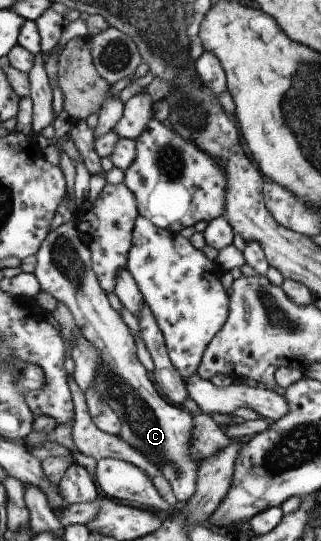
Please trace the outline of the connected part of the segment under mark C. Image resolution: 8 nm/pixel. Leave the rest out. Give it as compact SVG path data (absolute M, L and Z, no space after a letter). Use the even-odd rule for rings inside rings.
M73 221L50 230L37 251L37 266L33 274L43 292L51 294L69 308L82 335L99 350L101 368L90 385L97 388L103 400L119 417L119 436L159 468L159 473L167 478L166 485L172 488L181 505L195 494L197 484L197 460L193 460L189 452L194 414L173 403L169 404L147 377L147 369L137 358L133 333L121 315L111 307L106 292L99 284L87 243L79 236Z

